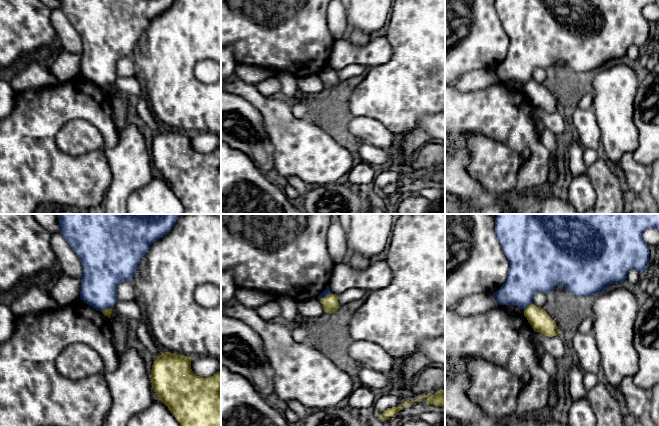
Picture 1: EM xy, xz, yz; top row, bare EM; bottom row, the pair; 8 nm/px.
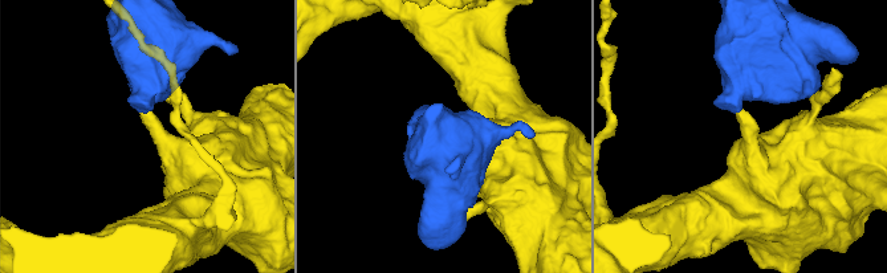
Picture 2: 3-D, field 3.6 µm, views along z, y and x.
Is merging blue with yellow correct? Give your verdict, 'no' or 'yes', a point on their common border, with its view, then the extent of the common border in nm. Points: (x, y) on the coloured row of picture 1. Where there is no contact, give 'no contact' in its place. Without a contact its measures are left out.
no | xz (325, 295) | 130 nm

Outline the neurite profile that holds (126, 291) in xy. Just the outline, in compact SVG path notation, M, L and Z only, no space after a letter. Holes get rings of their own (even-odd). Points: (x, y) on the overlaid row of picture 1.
M124 281L117 286L117 301L133 301L138 298L138 291L132 281Z

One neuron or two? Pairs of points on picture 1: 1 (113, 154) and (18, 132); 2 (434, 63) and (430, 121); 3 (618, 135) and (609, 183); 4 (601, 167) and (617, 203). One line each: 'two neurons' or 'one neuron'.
1: two neurons
2: two neurons
3: two neurons
4: one neuron

